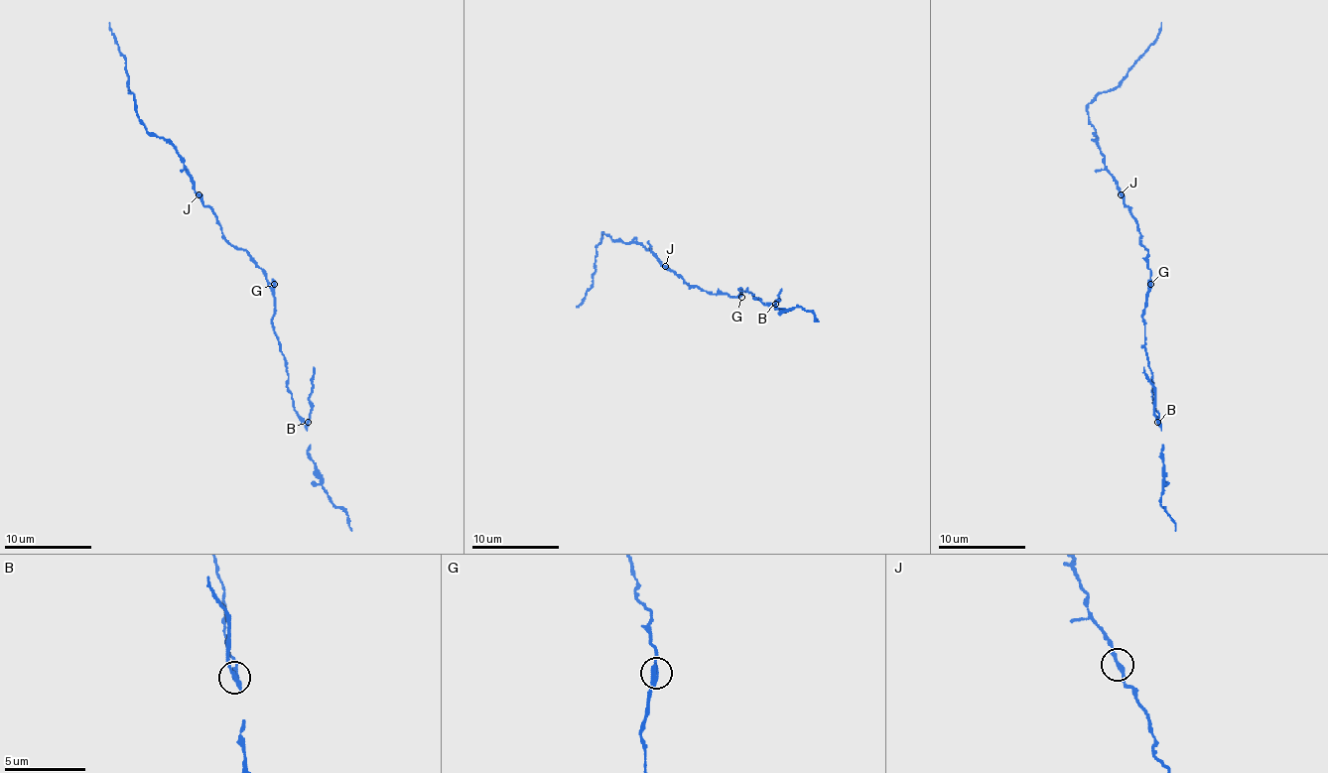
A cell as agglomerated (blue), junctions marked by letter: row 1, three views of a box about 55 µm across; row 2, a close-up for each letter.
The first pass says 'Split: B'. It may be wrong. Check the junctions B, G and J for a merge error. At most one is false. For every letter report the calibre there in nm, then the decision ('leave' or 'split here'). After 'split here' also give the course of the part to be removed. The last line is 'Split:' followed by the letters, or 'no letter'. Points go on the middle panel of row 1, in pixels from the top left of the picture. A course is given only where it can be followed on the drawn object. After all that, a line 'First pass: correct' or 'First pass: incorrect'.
B: 260 nm thick; split here; foreign part runs (774, 303), (778, 301), (781, 290)
G: 280 nm thick; leave
J: 240 nm thick; leave
Split: B
First pass: correct

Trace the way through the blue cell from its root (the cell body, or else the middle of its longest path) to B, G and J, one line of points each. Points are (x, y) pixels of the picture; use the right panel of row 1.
B: (1146, 248), (1150, 290), (1142, 321), (1144, 351), (1153, 375), (1153, 406), (1159, 414), (1157, 421)
G: (1146, 248), (1150, 284)
J: (1146, 248), (1139, 242), (1137, 222), (1121, 194)

